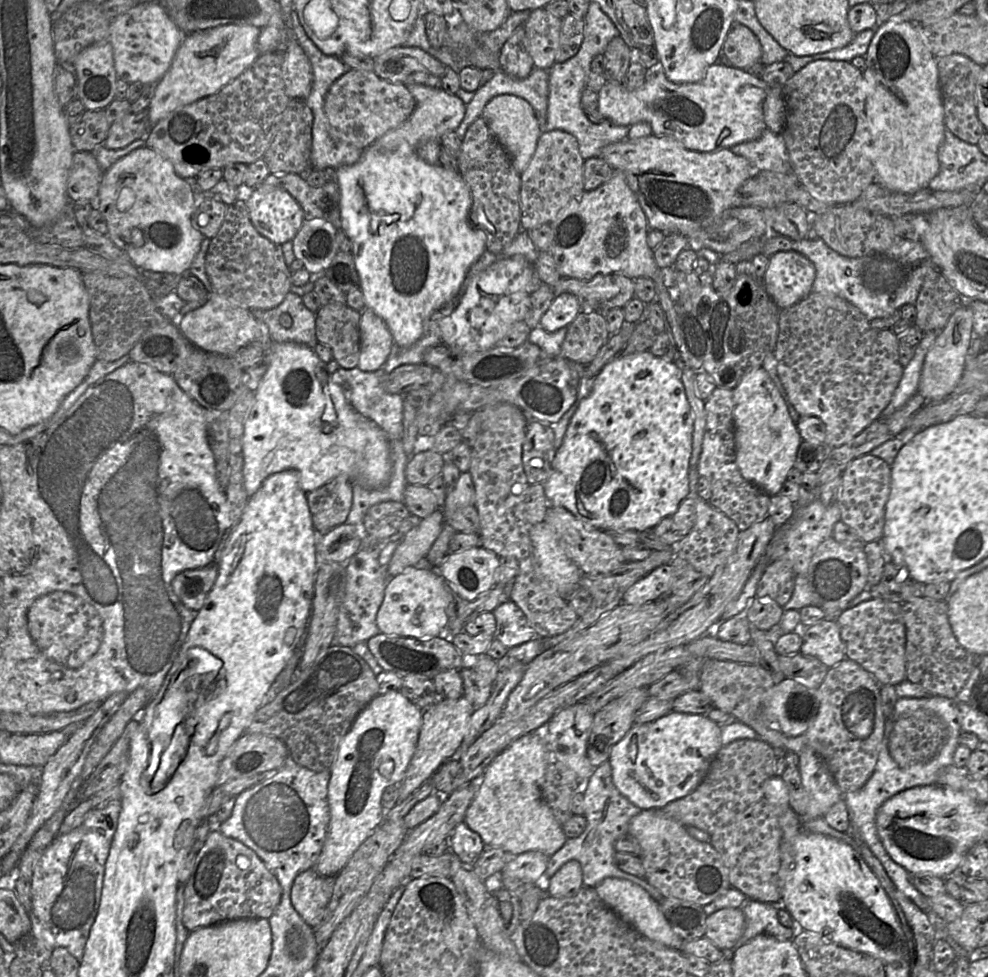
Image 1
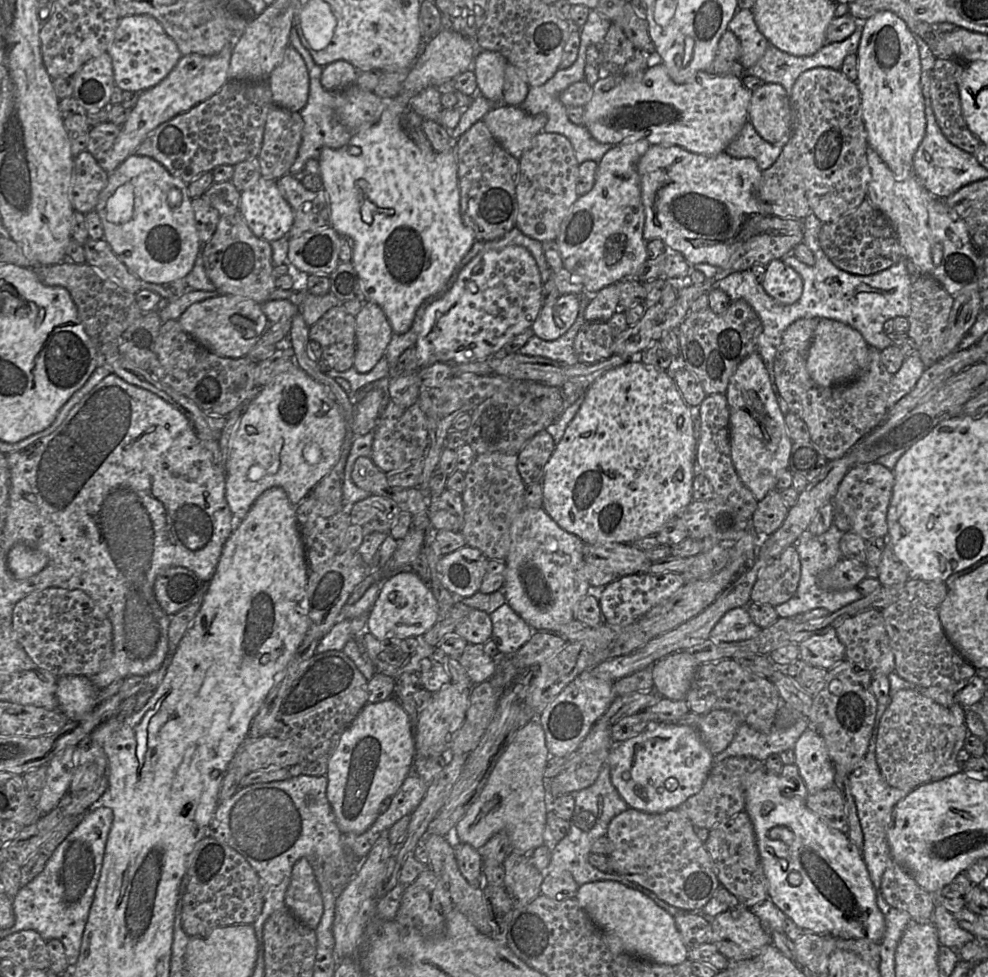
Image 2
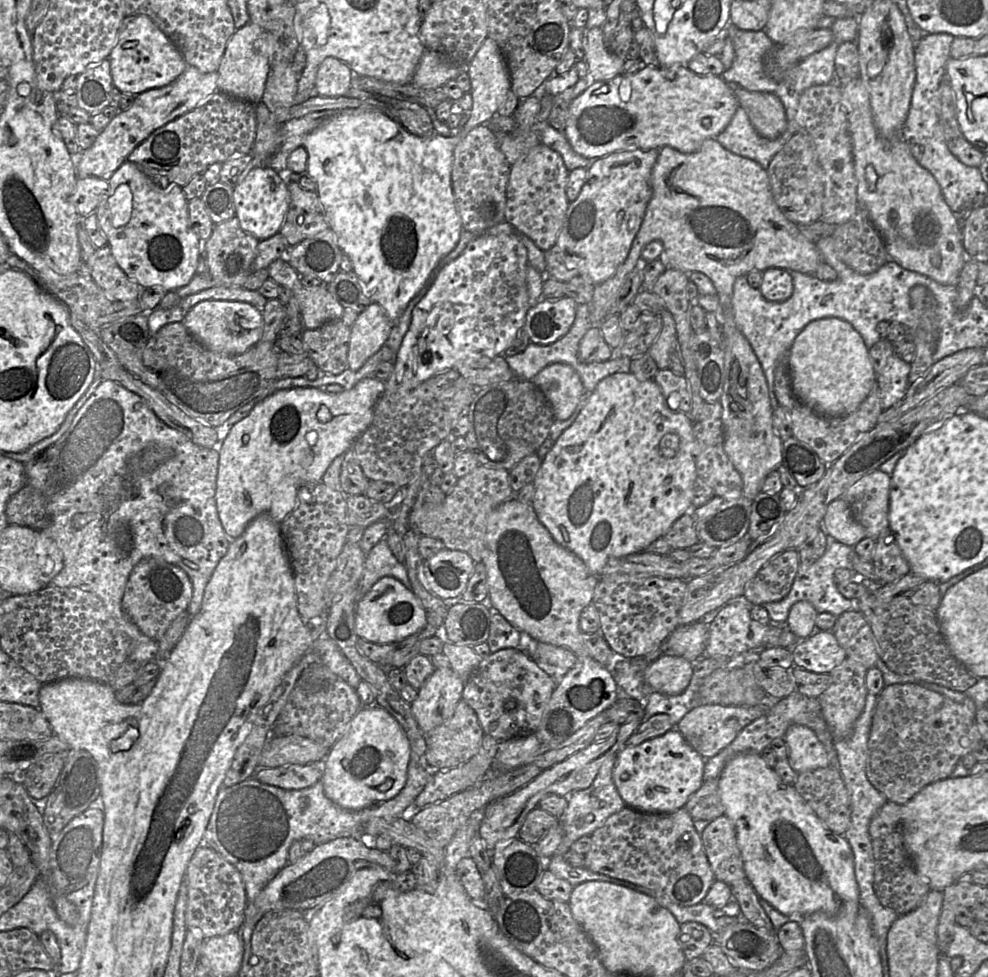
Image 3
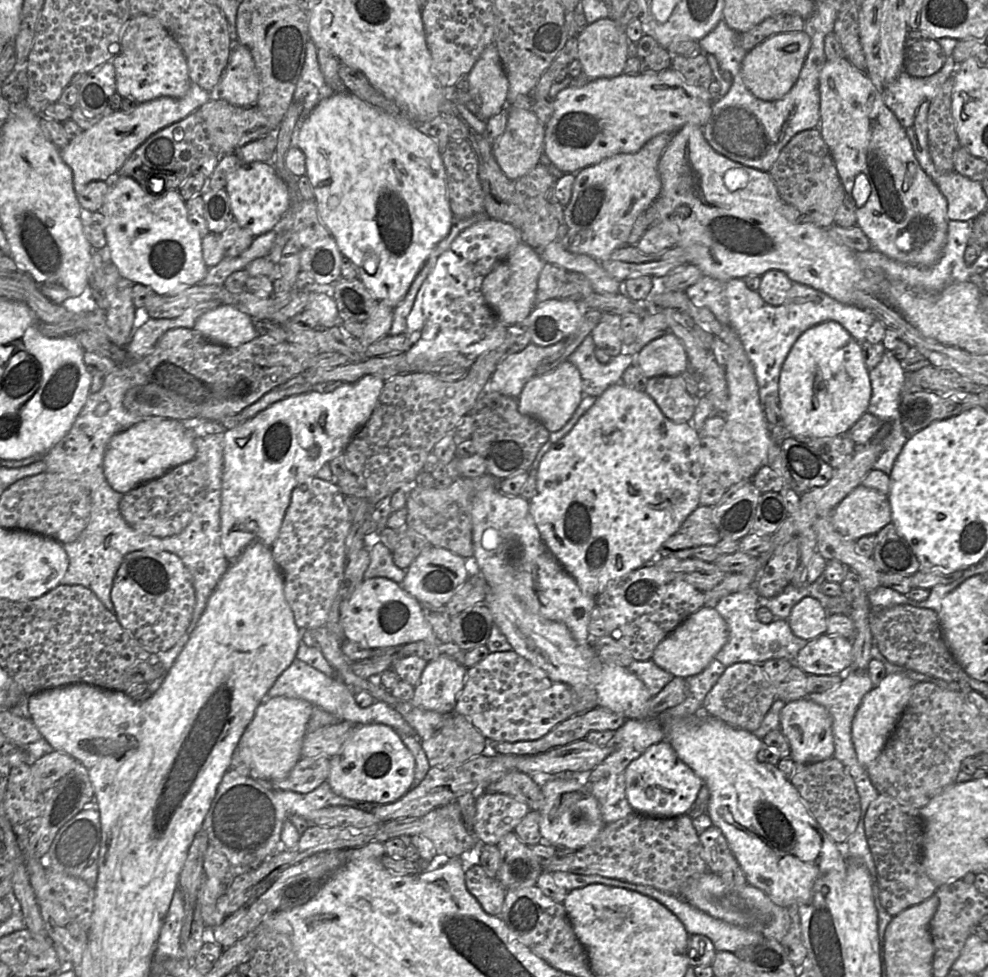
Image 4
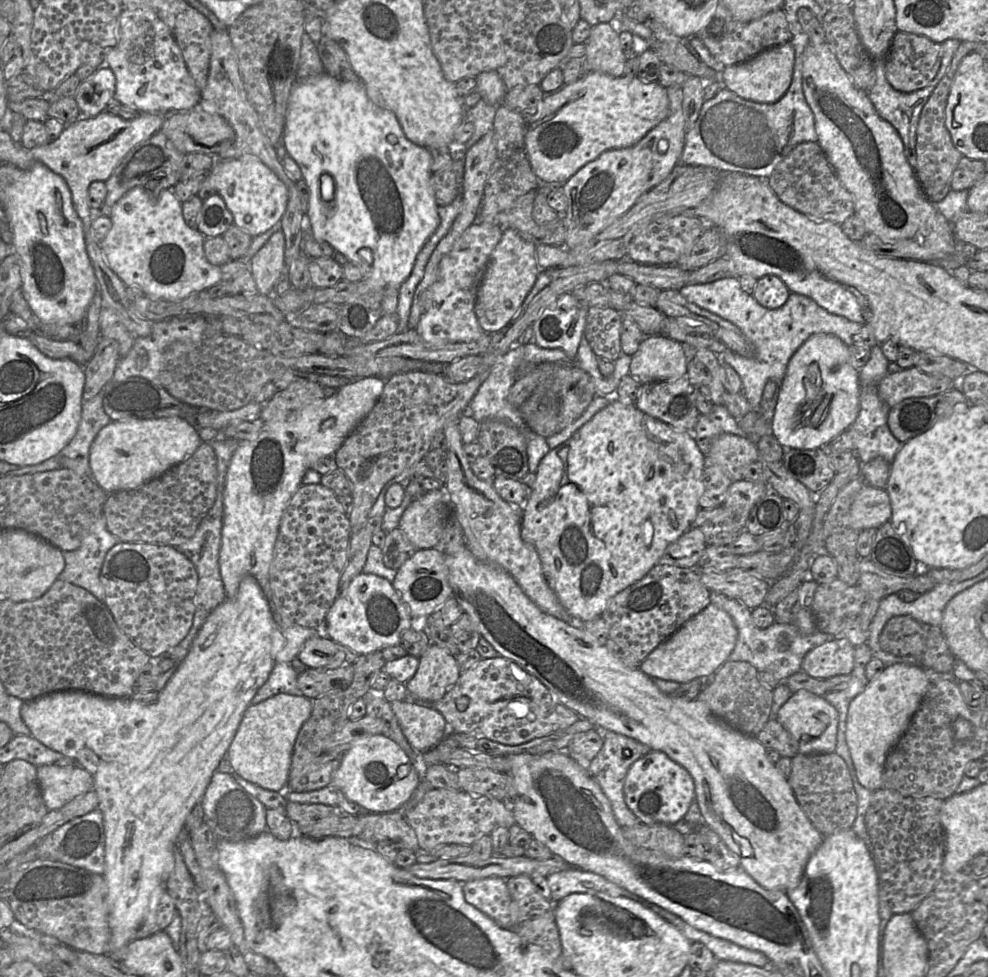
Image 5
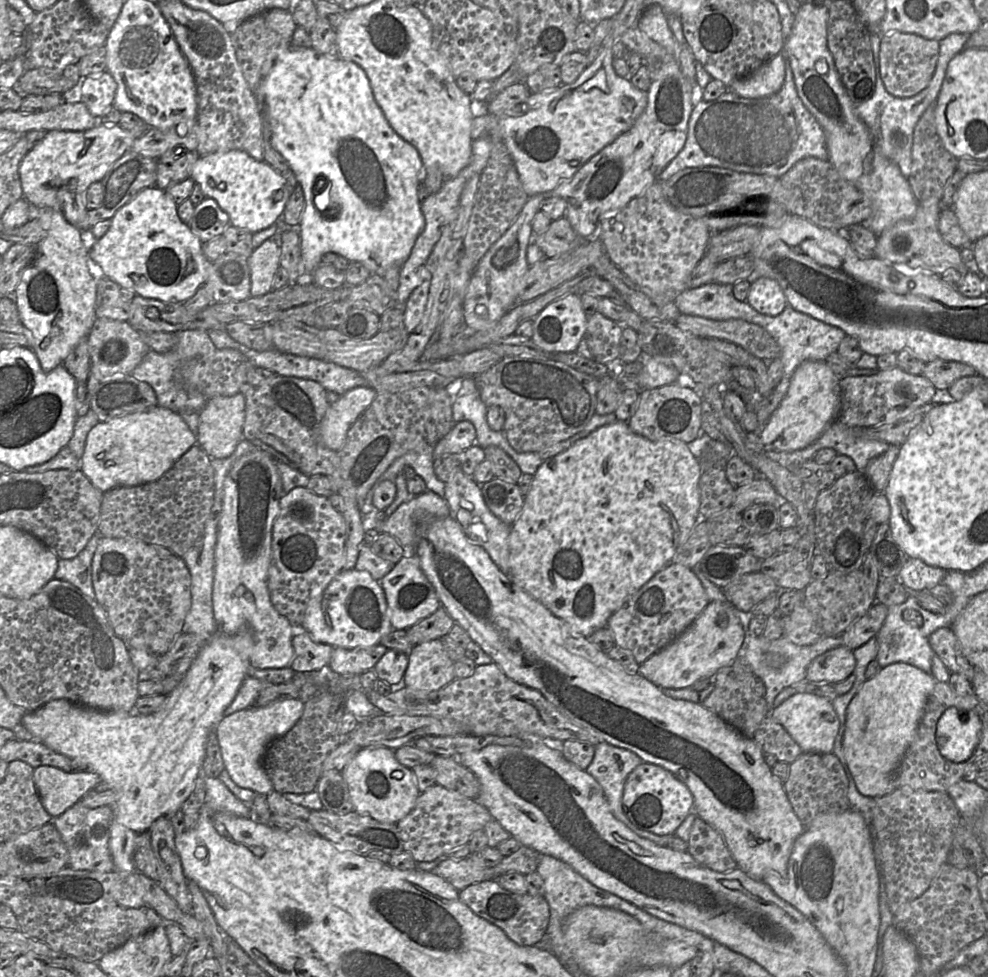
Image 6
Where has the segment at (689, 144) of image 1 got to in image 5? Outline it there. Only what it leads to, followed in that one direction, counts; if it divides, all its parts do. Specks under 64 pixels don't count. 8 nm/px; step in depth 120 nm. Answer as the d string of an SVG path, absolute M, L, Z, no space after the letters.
M589 72L556 93L545 95L536 114L526 118L528 123L524 143L527 158L541 184L561 185L603 152L637 144L651 129L663 121L668 113L667 89L657 81L645 83L637 76L613 77L600 72Z

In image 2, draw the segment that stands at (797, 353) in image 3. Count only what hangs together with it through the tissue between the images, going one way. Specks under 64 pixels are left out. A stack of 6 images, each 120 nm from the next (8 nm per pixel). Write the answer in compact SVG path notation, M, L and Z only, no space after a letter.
M820 319L806 358L806 368L819 386L844 385L858 379L868 367L869 346L859 331L840 321Z

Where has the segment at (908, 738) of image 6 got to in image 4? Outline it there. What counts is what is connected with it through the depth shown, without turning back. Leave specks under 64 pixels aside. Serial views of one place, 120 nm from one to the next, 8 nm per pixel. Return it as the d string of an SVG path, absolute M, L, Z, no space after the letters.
M901 673L887 674L862 699L852 722L852 742L859 763L867 767L882 751L906 708L916 681Z

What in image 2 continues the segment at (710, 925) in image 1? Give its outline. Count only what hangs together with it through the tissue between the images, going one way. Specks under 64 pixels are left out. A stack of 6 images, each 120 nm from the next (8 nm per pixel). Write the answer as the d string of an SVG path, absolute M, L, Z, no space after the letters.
M747 907L734 908L710 918L711 942L730 961L755 957L771 943L760 920Z

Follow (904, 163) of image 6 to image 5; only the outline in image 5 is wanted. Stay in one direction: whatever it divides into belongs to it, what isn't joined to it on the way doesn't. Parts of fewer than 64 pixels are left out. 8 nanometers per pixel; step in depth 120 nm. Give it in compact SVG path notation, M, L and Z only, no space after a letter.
M952 38L940 43L942 48L942 62L935 78L928 86L910 93L905 93L894 89L888 82L885 75L885 58L881 59L881 63L880 60L875 59L876 82L872 89L868 92L869 99L873 103L879 116L892 124L897 130L904 145L904 152L907 161L914 170L916 168L916 139L920 114L930 95L933 93L941 79L946 74L952 62L953 56L959 48L961 42L962 41L958 39Z

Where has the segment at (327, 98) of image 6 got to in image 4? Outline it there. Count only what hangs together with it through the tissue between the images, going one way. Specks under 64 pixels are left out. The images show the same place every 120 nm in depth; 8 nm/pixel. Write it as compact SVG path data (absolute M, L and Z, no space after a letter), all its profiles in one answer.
M350 92L336 93L332 95L331 97L328 97L320 101L319 104L311 111L311 113L306 117L306 119L302 123L299 129L299 133L298 133L298 137L297 137L295 145L298 148L300 148L305 155L305 175L309 178L313 186L314 200L317 204L317 212L322 224L327 228L327 230L329 231L329 234L334 238L336 245L339 251L341 252L342 256L348 258L355 265L355 268L358 273L358 279L362 281L366 289L372 294L372 296L378 302L384 301L390 307L394 309L404 299L413 280L415 279L419 270L422 268L423 264L428 259L430 253L438 245L438 243L442 241L449 234L453 224L454 215L450 208L450 204L449 204L449 200L447 196L446 171L445 171L445 167L442 160L442 152L439 150L438 145L429 135L427 135L425 132L421 132L419 129L419 125L417 125L414 121L410 119L396 118L390 114L387 114L386 112L369 105L368 103L364 102L359 97L356 97Z

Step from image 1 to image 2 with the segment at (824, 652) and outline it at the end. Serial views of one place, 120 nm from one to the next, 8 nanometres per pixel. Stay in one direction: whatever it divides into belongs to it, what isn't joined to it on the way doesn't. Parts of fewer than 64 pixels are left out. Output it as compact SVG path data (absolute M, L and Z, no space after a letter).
M835 628L824 629L798 644L799 658L807 664L829 670L845 659L845 647L840 642Z

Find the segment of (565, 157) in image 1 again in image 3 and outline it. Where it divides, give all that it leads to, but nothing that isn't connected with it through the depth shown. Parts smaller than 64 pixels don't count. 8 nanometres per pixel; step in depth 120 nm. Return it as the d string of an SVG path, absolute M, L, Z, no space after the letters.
M542 143L531 148L511 166L506 190L505 221L529 237L544 252L556 243L570 203L566 195L568 174L561 154Z

